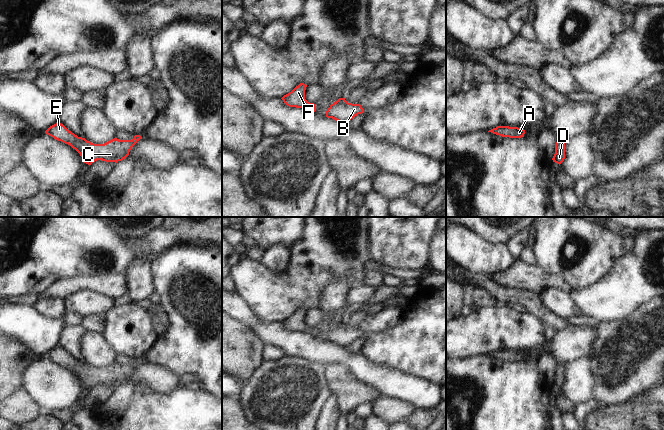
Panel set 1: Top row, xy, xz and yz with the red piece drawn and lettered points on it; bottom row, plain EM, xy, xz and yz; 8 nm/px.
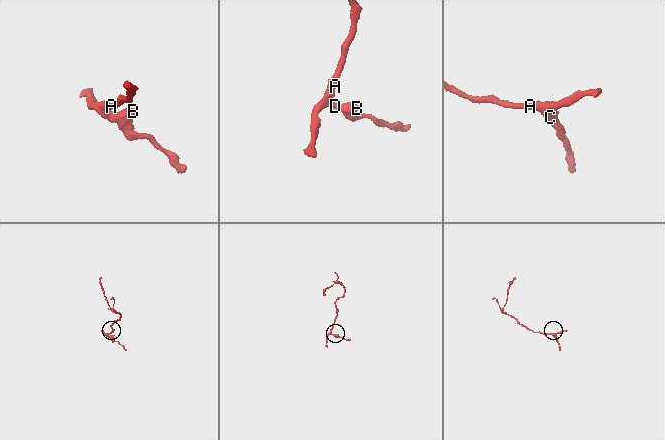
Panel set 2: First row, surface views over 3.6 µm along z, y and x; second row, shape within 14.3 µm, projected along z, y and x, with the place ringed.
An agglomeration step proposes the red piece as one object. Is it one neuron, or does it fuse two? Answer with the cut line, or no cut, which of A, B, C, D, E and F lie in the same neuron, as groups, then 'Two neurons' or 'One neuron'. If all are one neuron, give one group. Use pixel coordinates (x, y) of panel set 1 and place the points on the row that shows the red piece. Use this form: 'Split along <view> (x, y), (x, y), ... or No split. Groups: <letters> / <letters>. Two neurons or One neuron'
No split. Groups: A B C D E F. One neuron.

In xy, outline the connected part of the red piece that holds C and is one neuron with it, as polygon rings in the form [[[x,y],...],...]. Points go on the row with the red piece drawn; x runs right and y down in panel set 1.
[[[60,122],[50,126],[45,133],[58,141],[70,145],[80,154],[84,163],[88,165],[97,160],[115,163],[122,161],[129,155],[131,148],[142,139],[140,135],[135,135],[132,140],[114,138],[104,144],[94,144],[85,138],[78,137]]]

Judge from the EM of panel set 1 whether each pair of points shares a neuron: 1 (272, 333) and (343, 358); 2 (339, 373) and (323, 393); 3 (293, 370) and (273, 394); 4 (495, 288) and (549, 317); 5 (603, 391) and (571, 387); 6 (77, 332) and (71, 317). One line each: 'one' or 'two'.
1: one
2: two
3: one
4: one
5: two
6: two

